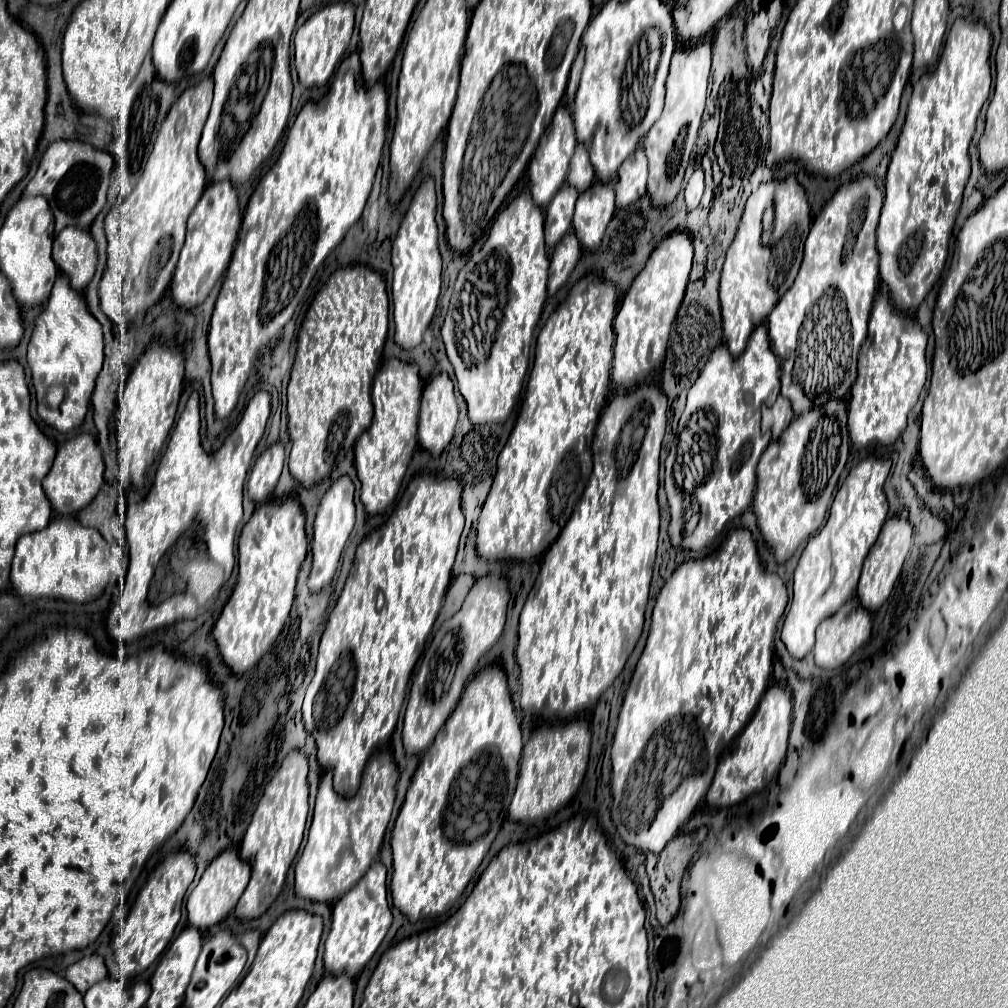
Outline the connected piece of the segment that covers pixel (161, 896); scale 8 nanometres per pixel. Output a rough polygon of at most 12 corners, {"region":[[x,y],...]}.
{"region":[[174,852],[138,893],[114,939],[122,979],[166,949],[196,873]]}

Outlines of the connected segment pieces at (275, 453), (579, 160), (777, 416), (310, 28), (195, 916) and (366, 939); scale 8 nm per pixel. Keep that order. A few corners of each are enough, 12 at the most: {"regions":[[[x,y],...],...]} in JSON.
{"regions":[[[284,445],[268,447],[248,477],[248,497],[264,503],[284,467]],[[586,145],[572,157],[568,183],[580,193],[594,183]],[[786,397],[772,405],[772,437],[790,425],[794,413]],[[354,5],[314,13],[294,37],[304,87],[330,83],[354,29]],[[226,849],[186,903],[188,924],[206,931],[236,907],[250,863]],[[376,861],[334,905],[324,967],[356,979],[392,925]]]}

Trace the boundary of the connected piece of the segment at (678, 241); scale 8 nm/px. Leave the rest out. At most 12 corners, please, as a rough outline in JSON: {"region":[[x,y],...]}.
{"region":[[666,237],[614,319],[611,380],[632,389],[662,365],[692,267]]}

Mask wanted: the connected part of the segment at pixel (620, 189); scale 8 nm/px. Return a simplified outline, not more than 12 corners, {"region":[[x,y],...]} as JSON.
{"region":[[640,147],[618,169],[616,207],[646,193],[648,161]]}

